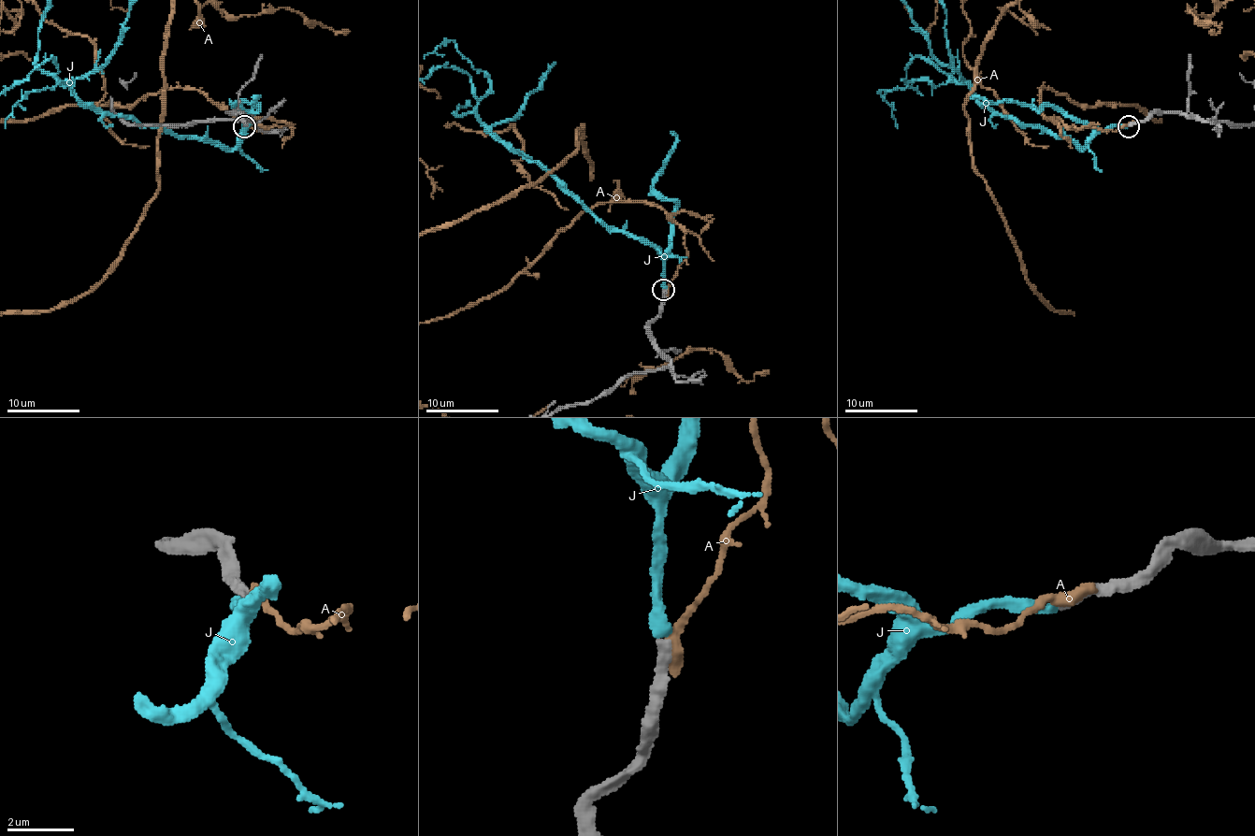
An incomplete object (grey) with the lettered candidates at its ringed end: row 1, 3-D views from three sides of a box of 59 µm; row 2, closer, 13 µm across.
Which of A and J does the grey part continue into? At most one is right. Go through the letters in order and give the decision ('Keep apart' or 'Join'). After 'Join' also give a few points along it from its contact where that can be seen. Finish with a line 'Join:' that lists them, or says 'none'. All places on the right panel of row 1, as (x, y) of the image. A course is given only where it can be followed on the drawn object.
A: Keep apart
J: Join
Join: J

